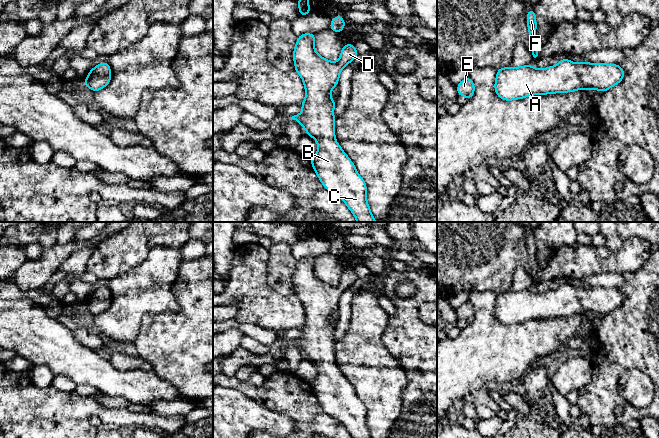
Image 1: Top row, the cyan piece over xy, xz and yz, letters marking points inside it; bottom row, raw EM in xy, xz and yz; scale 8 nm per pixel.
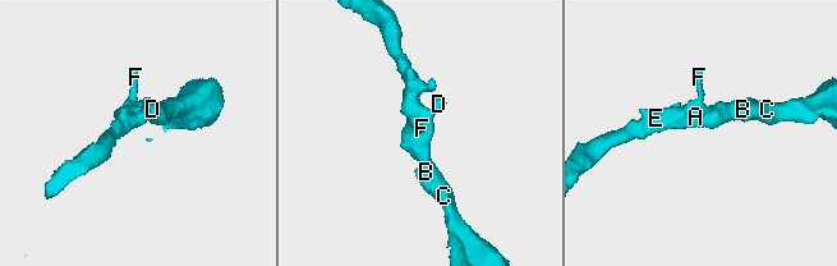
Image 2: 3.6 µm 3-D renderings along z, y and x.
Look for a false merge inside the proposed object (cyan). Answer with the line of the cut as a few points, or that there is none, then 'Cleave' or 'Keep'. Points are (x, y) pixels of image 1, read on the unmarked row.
No split. Keep

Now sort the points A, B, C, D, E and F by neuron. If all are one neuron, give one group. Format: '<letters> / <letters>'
A B C D E F

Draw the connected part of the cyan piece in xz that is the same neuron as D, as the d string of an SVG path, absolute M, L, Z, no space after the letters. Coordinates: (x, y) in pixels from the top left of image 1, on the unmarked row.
M313 257L299 259L293 275L294 295L303 304L306 320L303 327L300 328L303 336L290 342L303 350L306 358L317 364L318 375L310 384L312 392L325 413L341 422L353 438L372 438L366 423L366 407L358 398L353 386L335 364L335 340L333 335L336 324L330 322L332 313L338 309L340 296L359 277L354 268L344 268L339 284L335 287L331 286L322 282L315 275L315 259Z

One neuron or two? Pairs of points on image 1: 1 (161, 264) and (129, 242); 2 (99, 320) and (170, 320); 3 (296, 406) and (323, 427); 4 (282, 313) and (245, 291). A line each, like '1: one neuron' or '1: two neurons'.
1: two neurons
2: two neurons
3: one neuron
4: one neuron

